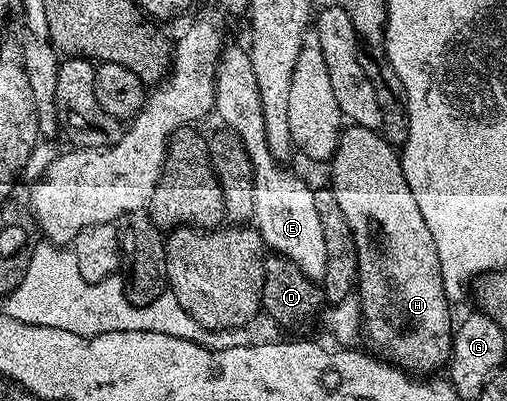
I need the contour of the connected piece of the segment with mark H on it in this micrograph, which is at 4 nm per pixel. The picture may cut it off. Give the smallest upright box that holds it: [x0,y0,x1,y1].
[330,124,454,376]

